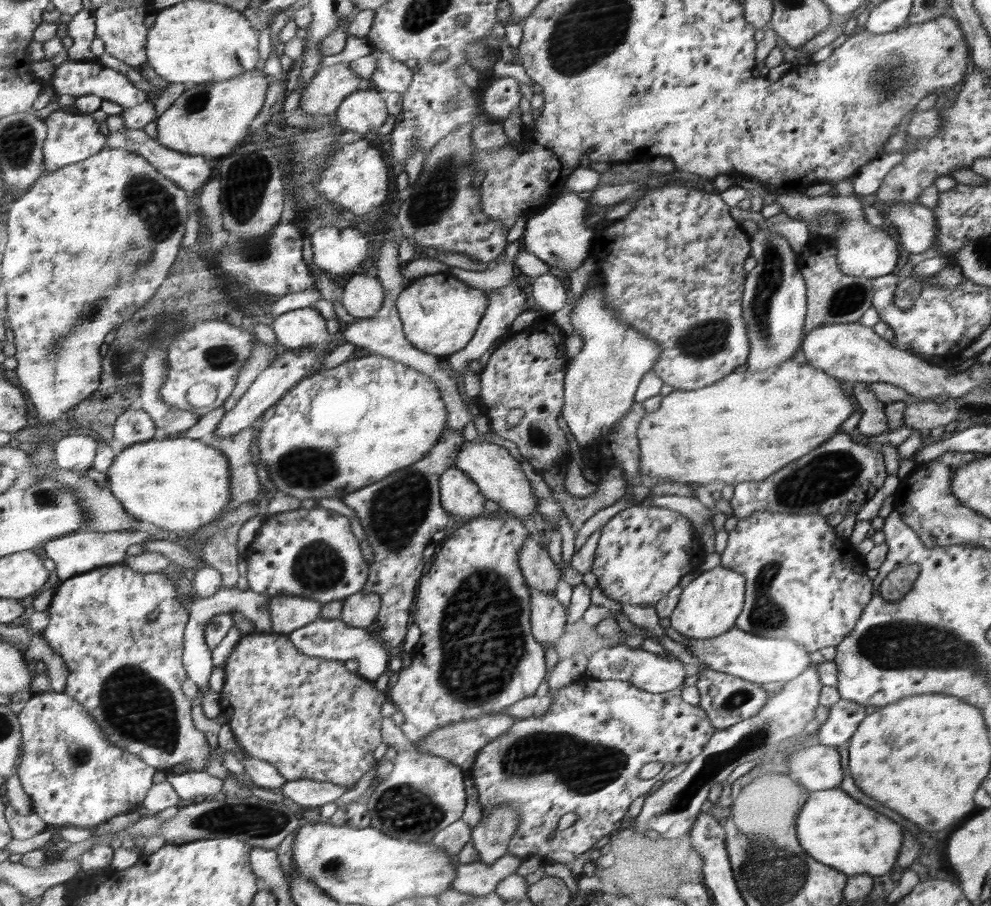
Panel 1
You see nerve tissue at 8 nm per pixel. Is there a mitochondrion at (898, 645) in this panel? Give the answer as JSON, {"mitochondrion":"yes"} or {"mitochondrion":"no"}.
{"mitochondrion":"yes"}

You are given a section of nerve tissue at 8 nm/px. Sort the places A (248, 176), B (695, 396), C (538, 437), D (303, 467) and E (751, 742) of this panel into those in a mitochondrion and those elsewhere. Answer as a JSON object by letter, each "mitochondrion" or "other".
{"A":"mitochondrion","B":"other","C":"mitochondrion","D":"mitochondrion","E":"mitochondrion"}

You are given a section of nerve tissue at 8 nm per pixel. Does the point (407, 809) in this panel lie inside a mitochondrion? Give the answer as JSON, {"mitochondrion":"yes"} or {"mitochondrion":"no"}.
{"mitochondrion":"yes"}

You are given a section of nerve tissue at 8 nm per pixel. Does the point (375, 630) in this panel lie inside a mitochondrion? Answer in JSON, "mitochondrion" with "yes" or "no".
{"mitochondrion":"no"}

